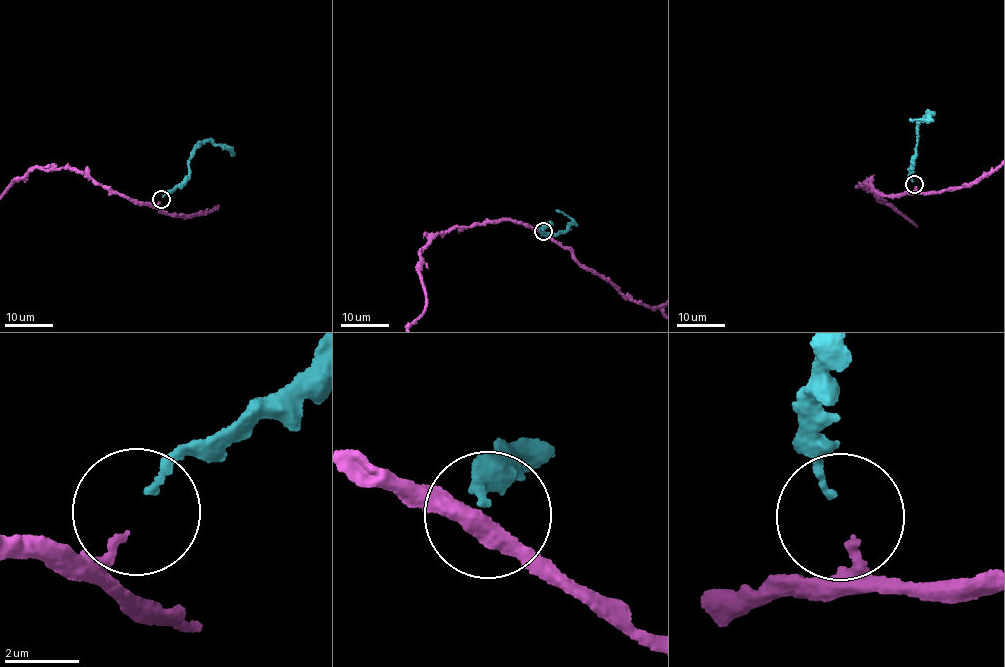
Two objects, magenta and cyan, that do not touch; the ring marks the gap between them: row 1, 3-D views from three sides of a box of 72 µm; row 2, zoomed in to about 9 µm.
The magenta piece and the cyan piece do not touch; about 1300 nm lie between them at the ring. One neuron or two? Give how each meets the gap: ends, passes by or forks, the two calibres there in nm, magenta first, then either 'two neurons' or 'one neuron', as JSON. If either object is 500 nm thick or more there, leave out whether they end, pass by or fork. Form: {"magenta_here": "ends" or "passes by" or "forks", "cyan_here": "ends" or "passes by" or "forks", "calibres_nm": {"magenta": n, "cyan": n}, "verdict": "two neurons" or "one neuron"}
{"magenta_here": "ends", "cyan_here": "ends", "calibres_nm": {"magenta": 190, "cyan": 190}, "verdict": "one neuron"}

